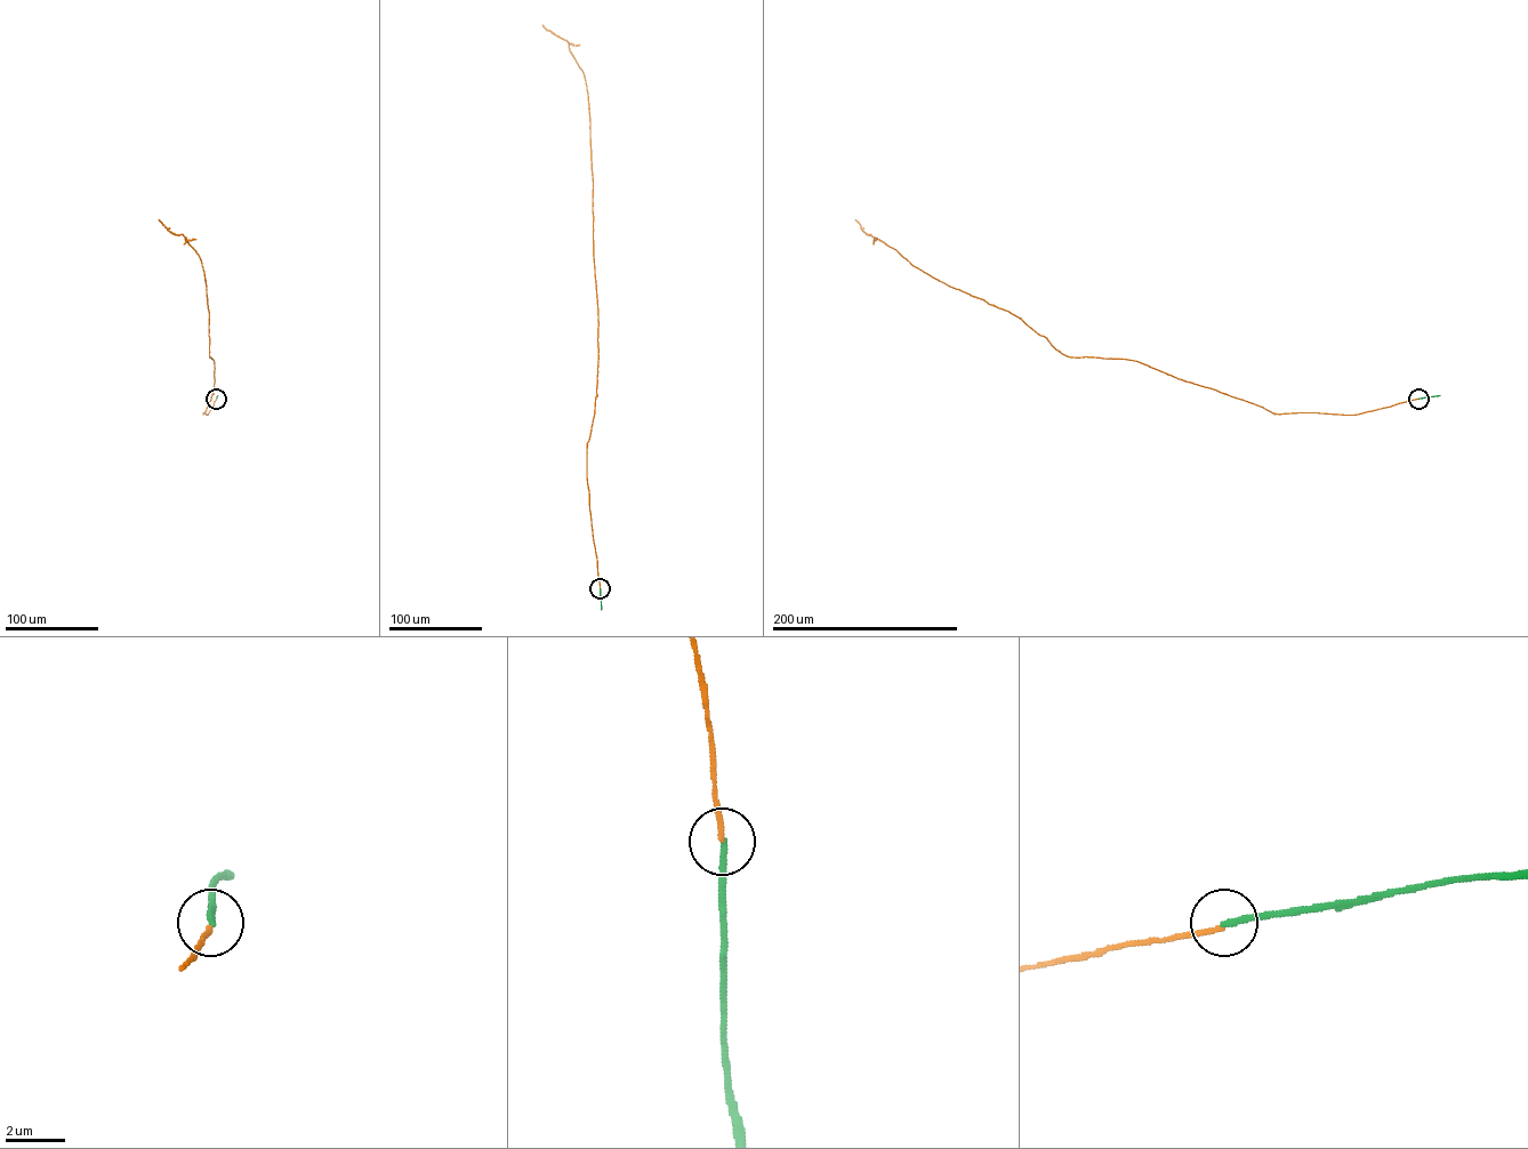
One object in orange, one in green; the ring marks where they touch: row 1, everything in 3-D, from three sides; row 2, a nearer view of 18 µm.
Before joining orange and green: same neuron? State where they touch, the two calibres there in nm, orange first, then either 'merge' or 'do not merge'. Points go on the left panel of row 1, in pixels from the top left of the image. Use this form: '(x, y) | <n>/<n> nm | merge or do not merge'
(216, 399) | 160/200 nm | do not merge

